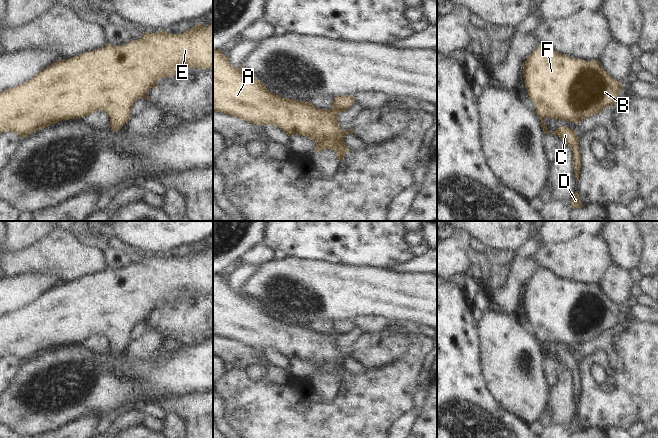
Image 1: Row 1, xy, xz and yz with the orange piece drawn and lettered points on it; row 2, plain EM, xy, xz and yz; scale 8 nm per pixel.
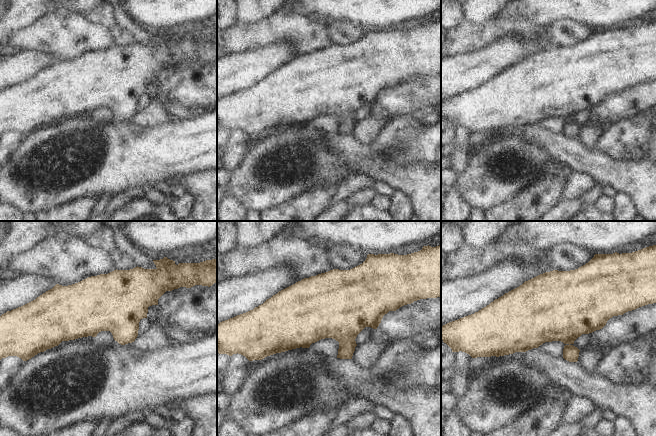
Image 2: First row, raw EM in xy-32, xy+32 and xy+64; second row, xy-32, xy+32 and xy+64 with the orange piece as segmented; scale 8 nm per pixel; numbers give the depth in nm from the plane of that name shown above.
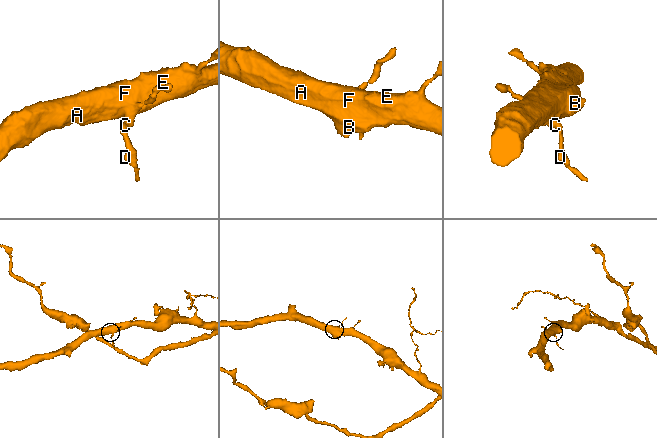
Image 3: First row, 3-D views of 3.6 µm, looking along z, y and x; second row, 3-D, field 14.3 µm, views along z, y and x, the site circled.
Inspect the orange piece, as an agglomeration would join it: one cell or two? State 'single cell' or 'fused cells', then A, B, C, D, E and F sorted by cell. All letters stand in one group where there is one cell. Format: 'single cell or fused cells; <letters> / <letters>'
single cell; A B C D E F

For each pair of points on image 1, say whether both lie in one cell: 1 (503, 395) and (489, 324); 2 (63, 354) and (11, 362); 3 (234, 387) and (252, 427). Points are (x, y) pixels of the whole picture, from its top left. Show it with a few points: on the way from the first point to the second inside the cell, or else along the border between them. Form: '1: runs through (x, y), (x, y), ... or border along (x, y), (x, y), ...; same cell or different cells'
1: runs through (503, 377), (503, 342); same cell
2: border along (21, 362), (16, 374), (10, 381); different cells
3: runs through (244, 397), (253, 406), (253, 417); same cell

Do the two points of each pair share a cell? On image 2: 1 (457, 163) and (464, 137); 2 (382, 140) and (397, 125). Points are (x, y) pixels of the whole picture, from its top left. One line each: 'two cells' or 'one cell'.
1: one cell
2: one cell

